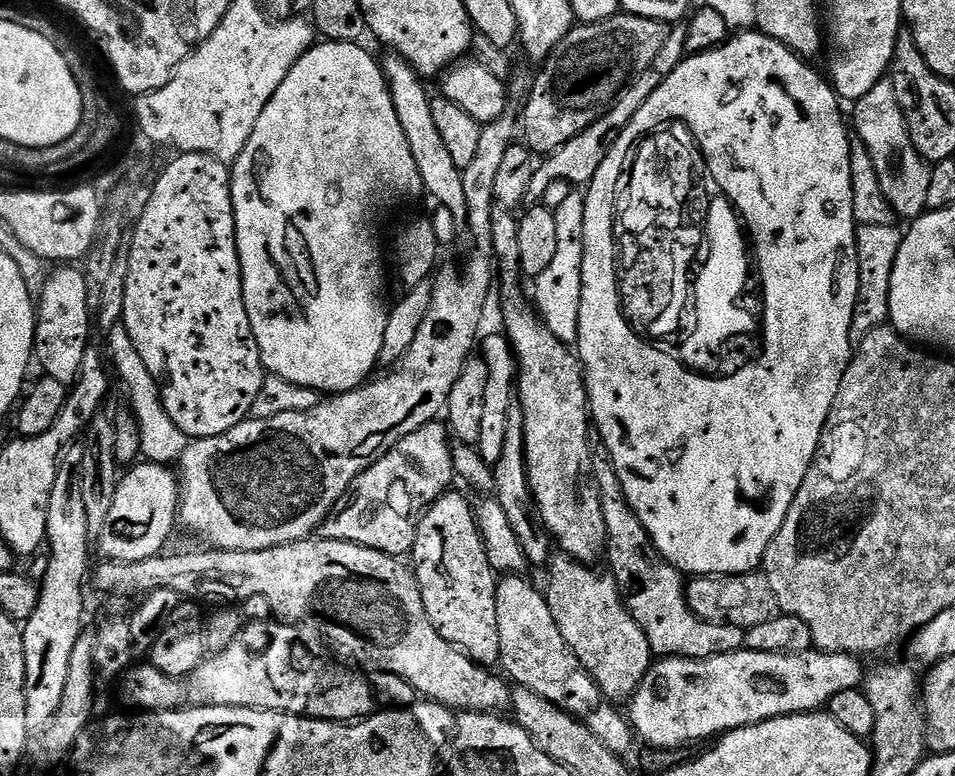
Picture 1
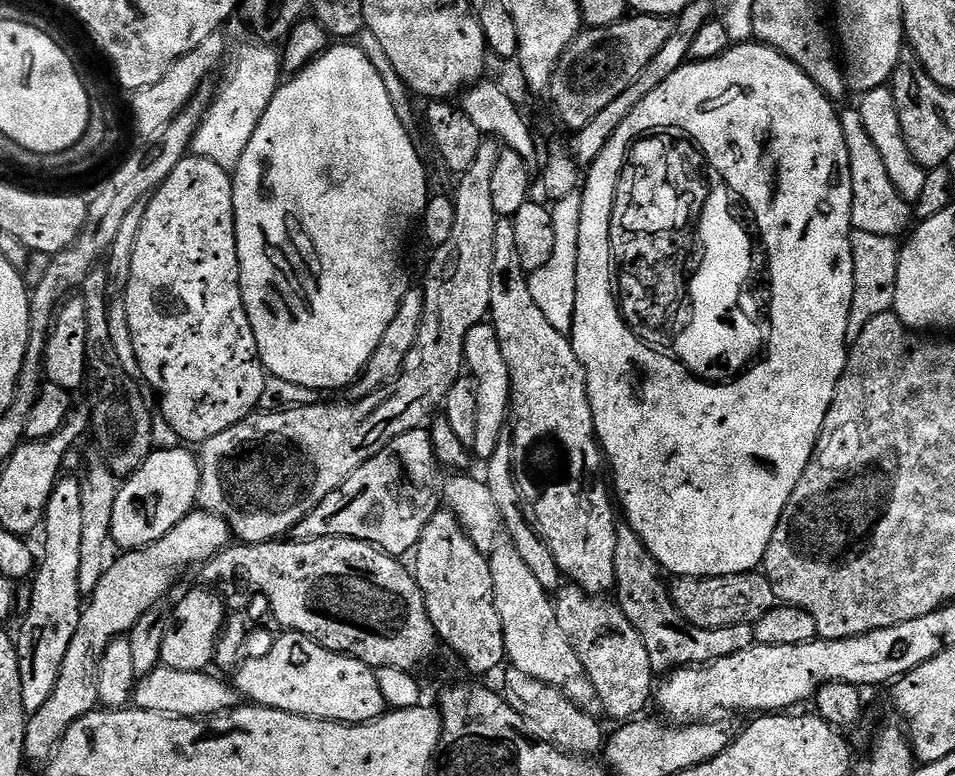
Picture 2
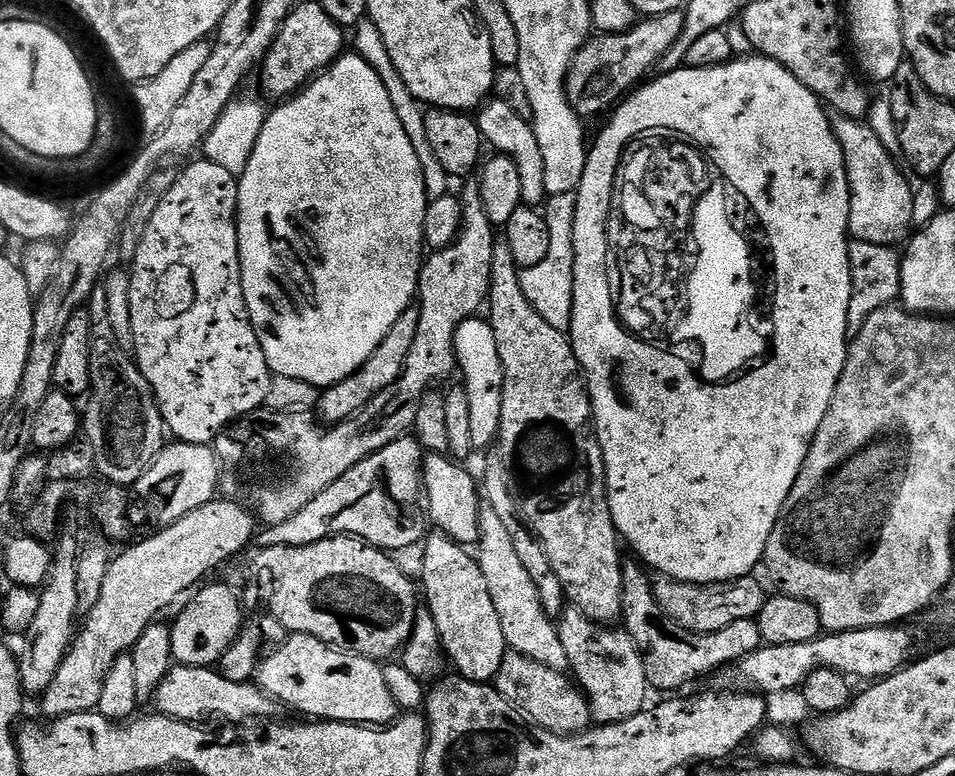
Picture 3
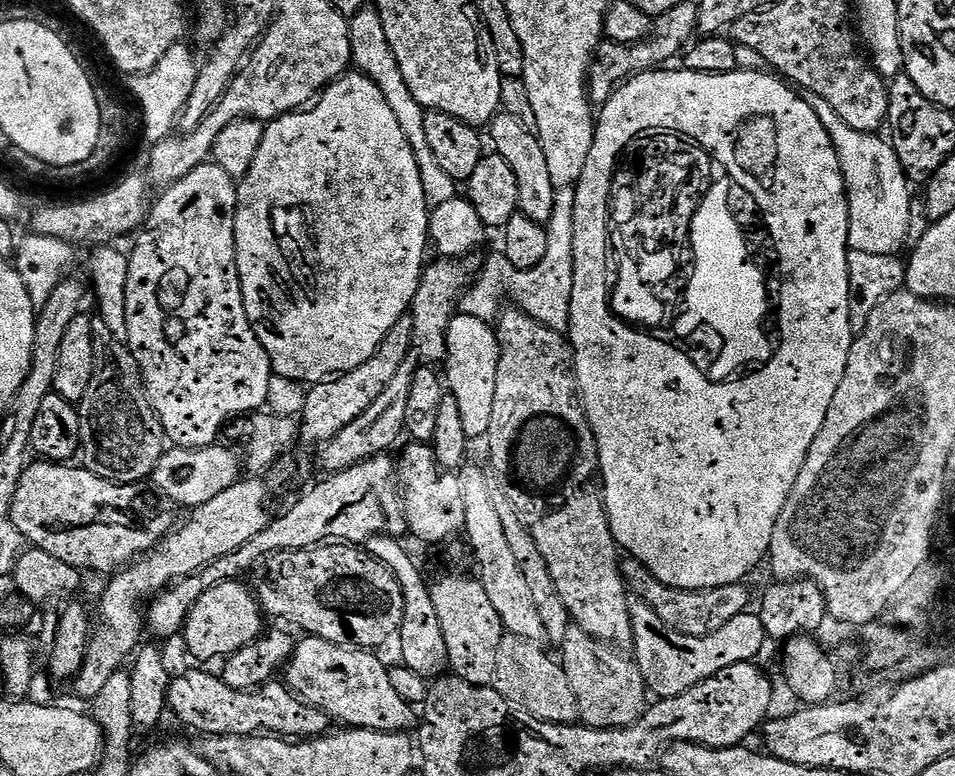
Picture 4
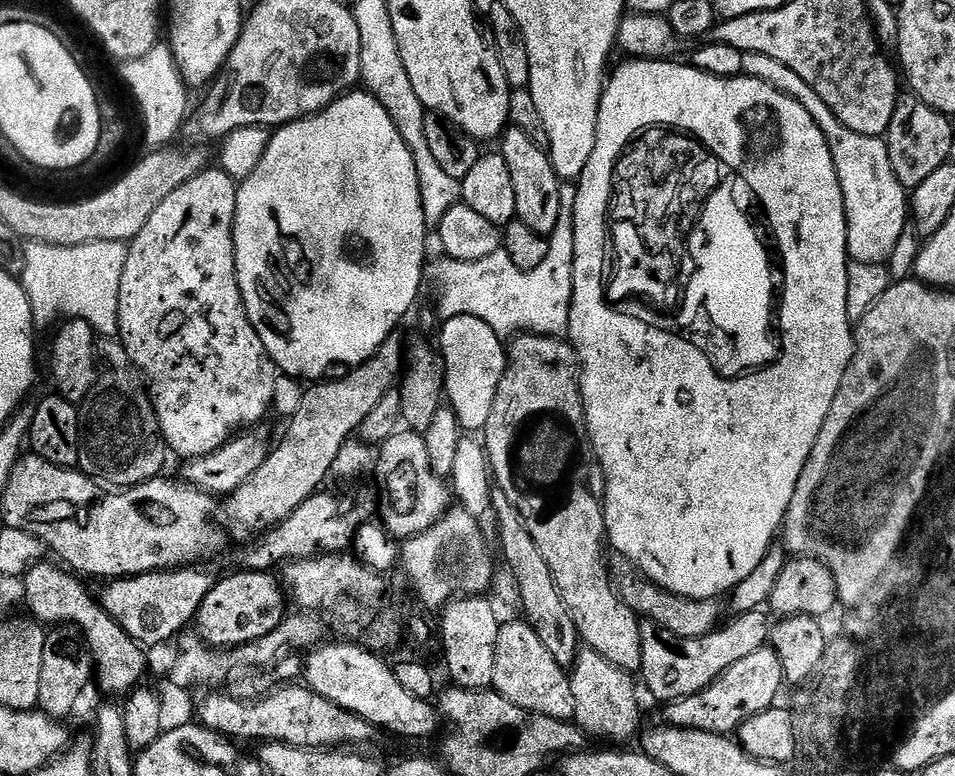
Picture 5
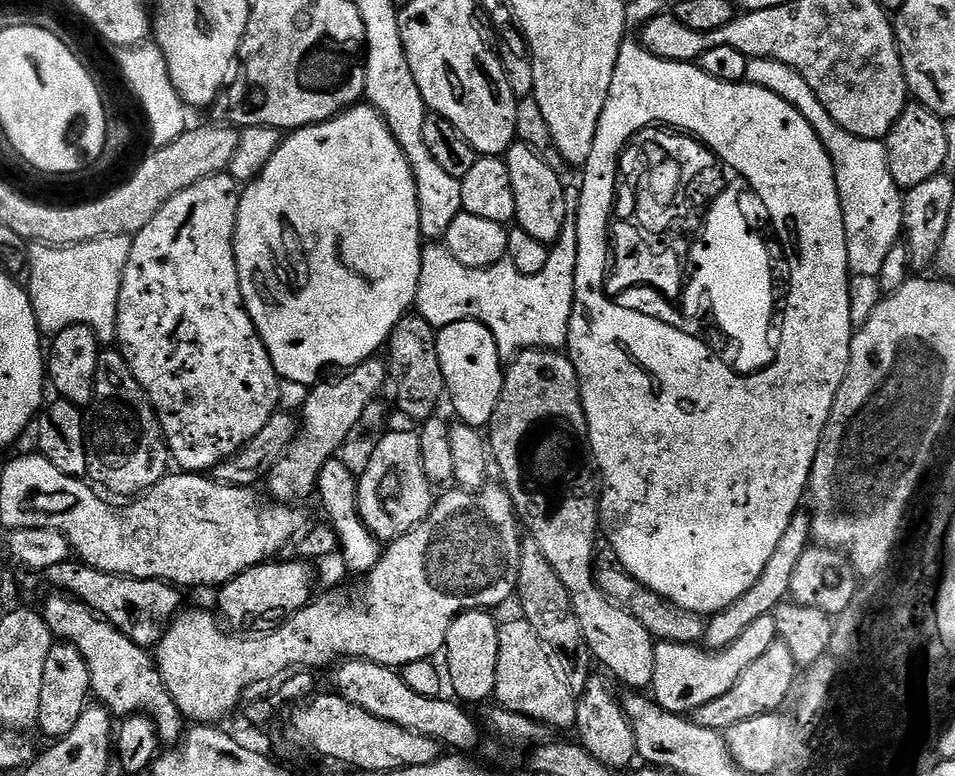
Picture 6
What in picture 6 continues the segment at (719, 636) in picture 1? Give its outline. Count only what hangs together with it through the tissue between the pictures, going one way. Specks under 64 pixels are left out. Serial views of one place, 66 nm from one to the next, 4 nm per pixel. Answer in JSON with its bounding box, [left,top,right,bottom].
[650,614,777,714]

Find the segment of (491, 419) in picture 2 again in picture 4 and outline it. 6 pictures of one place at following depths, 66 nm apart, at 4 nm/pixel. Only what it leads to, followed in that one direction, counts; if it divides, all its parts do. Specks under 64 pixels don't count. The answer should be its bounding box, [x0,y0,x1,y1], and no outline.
[446,315,500,438]

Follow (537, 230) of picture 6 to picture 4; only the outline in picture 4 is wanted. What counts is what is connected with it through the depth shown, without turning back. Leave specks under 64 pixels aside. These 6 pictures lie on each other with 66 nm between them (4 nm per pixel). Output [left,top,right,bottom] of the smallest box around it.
[492,111,558,225]

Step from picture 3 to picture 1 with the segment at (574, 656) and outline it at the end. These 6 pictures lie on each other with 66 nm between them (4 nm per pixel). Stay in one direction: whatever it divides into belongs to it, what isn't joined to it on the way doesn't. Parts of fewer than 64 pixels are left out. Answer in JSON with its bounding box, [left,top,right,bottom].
[544,555,654,704]

